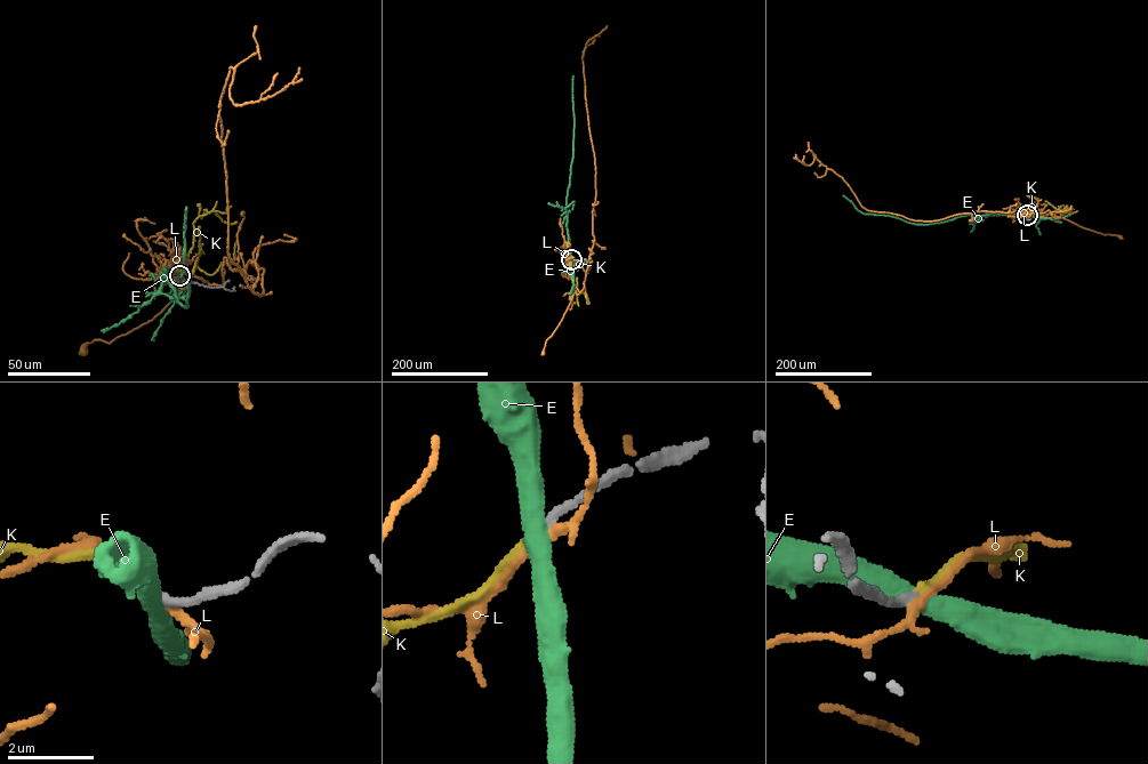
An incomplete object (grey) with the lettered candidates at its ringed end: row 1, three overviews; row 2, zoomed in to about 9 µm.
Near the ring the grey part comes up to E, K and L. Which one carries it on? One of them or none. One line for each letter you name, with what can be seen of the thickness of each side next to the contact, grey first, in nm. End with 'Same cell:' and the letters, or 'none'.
K: Thickness 200 nm (grey) against 200 nm
Same cell: K

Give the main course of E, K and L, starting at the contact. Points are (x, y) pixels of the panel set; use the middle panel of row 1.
E: (571, 259), (567, 200), (572, 153), (574, 75)
K: (571, 259), (576, 294), (584, 292), (587, 304)
L: (571, 259), (567, 260), (574, 284), (572, 296), (543, 353)

